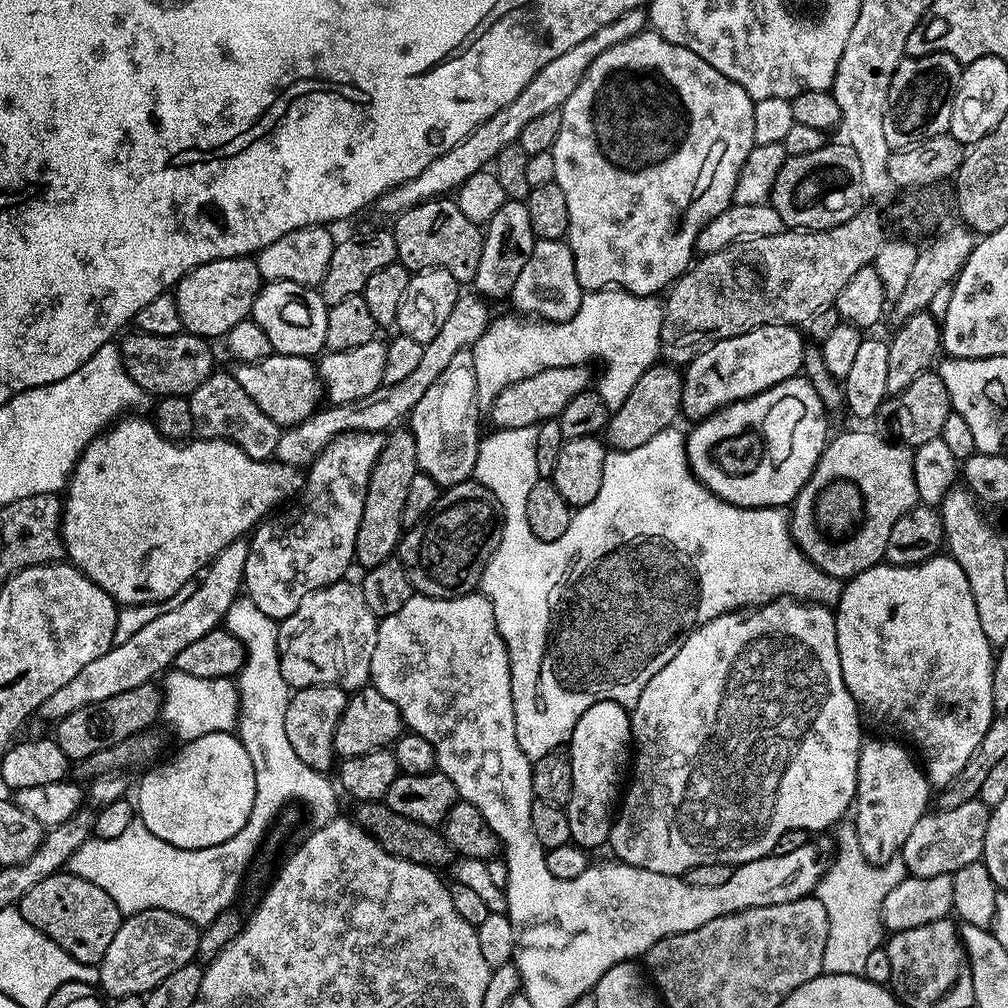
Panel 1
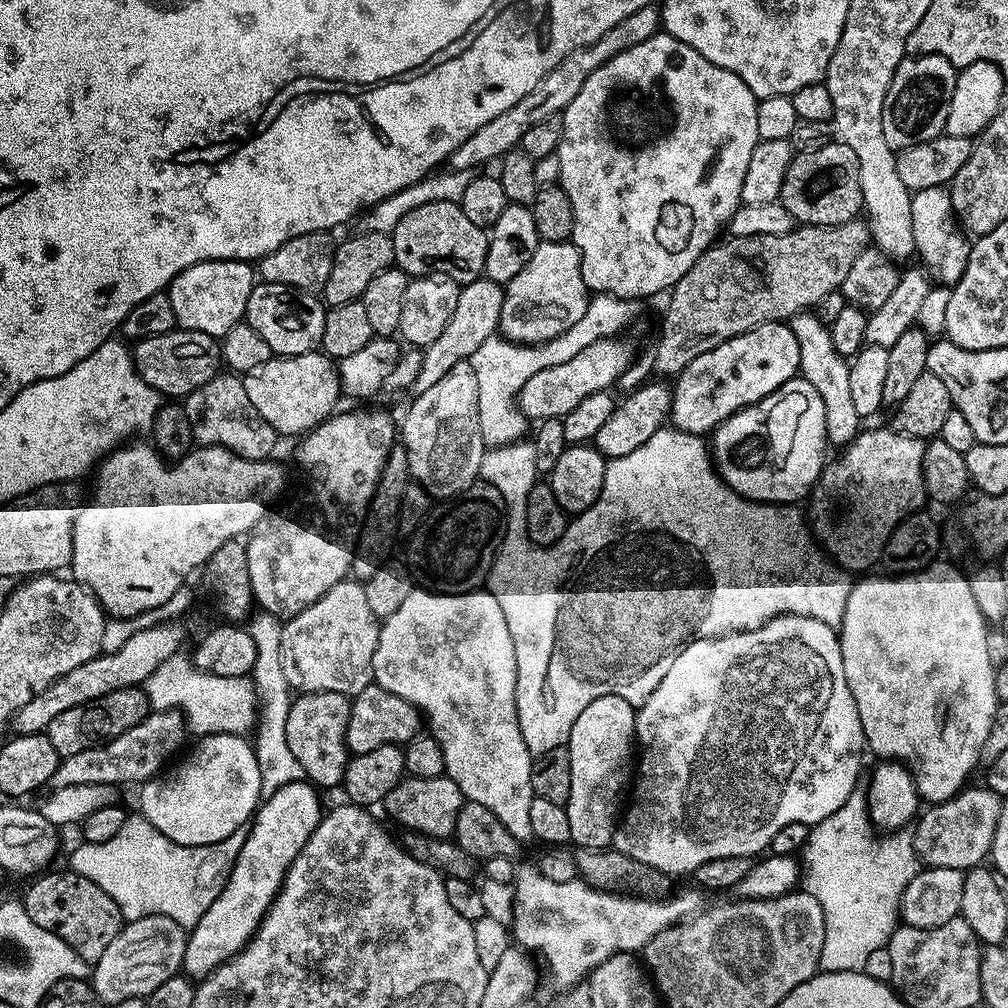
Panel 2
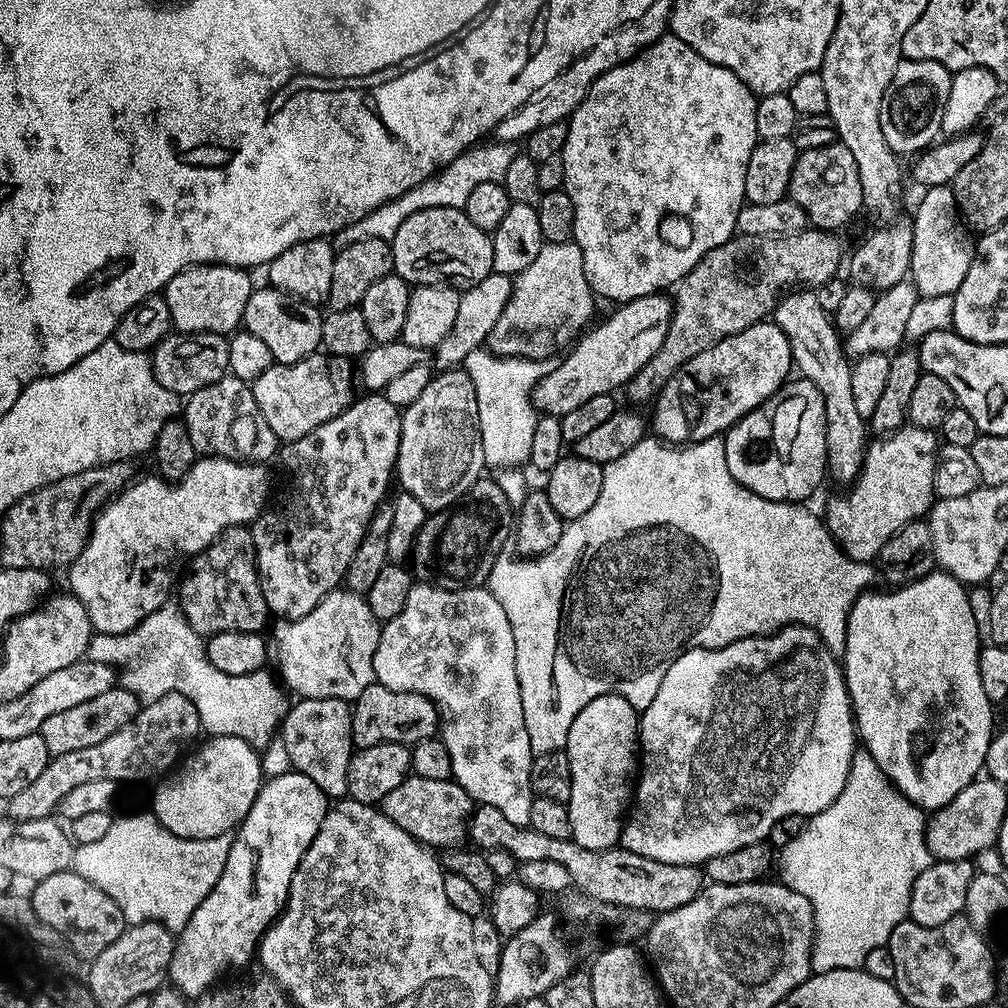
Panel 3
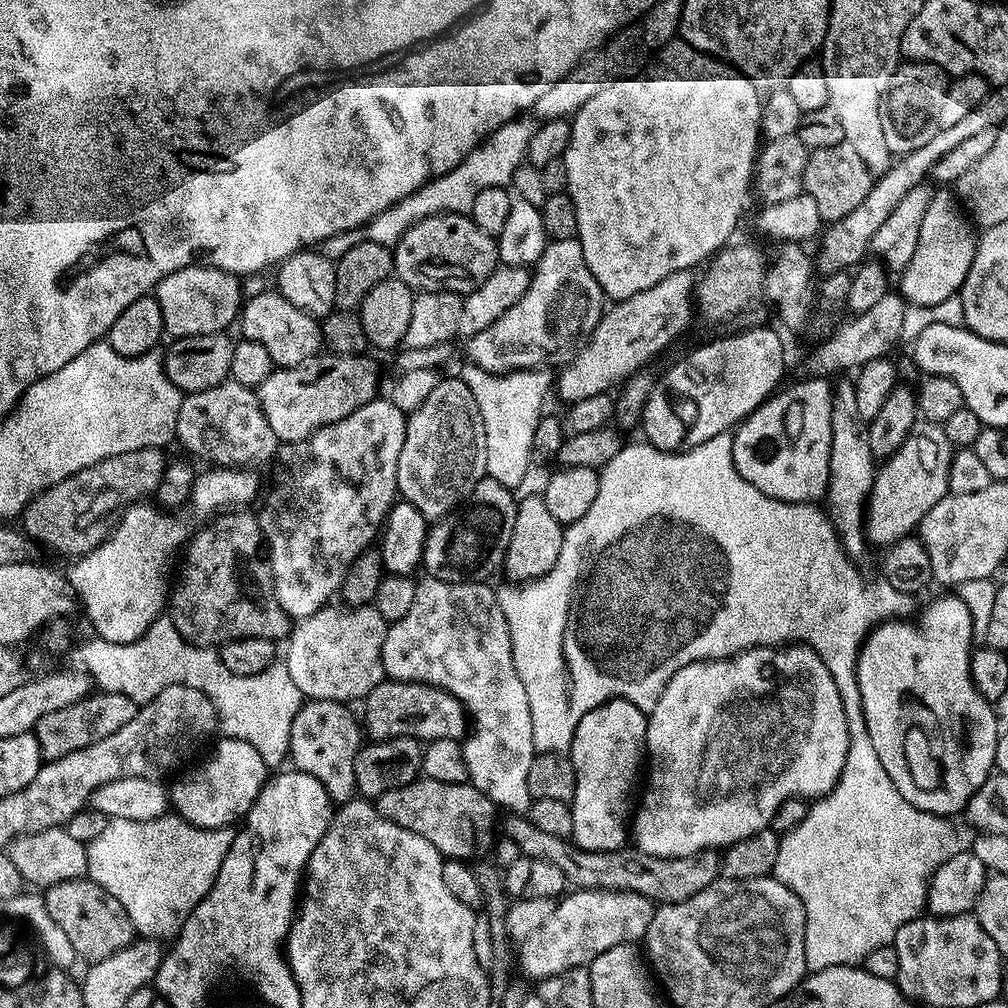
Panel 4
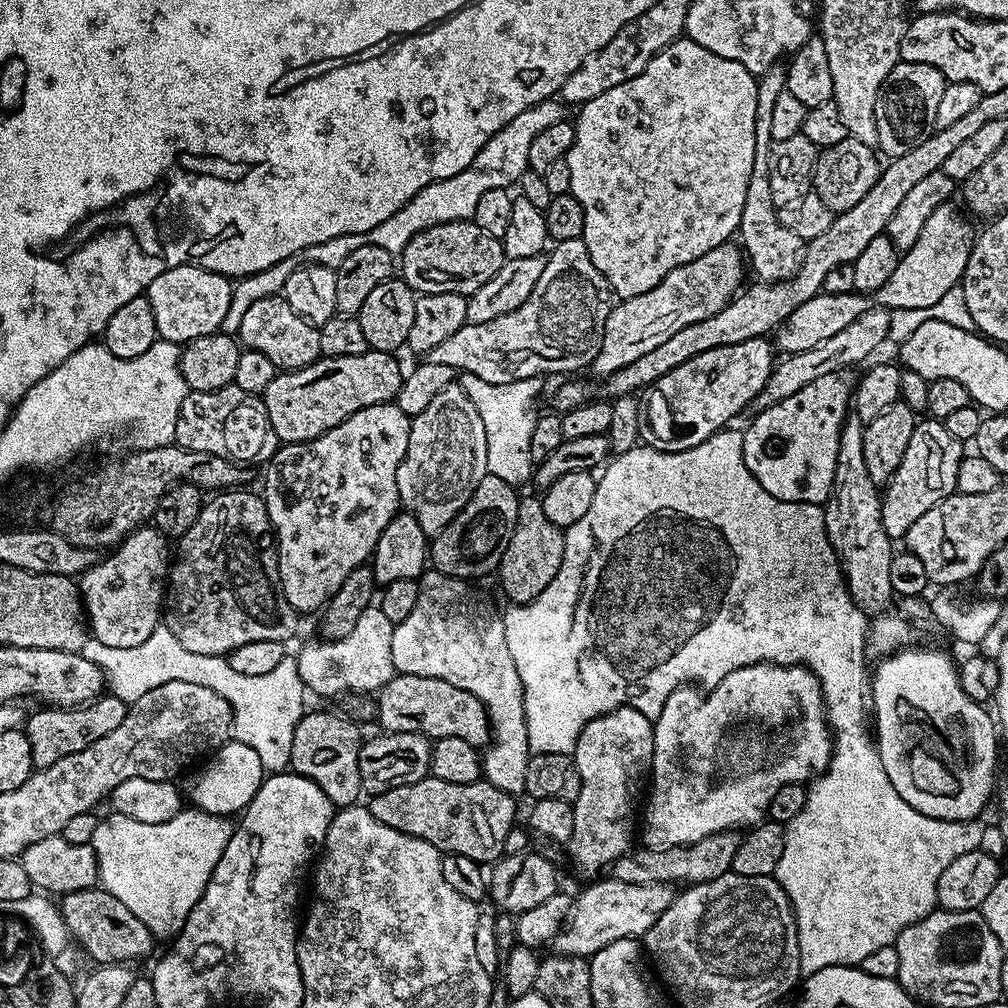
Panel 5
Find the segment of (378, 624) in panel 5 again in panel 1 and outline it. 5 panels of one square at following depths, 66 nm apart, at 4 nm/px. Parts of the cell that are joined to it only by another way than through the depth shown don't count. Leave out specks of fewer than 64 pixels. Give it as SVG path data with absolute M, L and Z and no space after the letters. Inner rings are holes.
M341 582L319 588L311 592L286 619L279 621L280 633L276 639L280 655L282 678L286 678L289 689L305 688L311 684L333 684L351 694L357 688L369 683L372 671L370 662L374 658L378 617L366 606L366 598L362 598L362 590L355 583Z

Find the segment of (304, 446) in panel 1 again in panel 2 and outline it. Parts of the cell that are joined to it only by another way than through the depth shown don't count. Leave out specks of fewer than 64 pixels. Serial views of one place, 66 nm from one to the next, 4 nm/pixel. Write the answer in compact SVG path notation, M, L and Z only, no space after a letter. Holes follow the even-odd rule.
M481 278L463 285L458 294L458 306L454 306L454 315L450 322L446 322L442 334L438 334L438 338L434 338L434 342L423 349L422 370L418 370L418 378L414 378L411 391L419 394L430 390L430 386L436 385L449 370L454 370L459 360L471 361L478 346L497 335L503 301L504 288L498 282Z

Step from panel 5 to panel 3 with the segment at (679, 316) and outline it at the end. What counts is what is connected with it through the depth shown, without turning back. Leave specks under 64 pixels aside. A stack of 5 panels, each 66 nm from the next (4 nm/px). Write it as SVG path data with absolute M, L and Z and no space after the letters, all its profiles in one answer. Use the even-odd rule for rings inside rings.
M657 294L623 301L617 307L620 309L610 313L597 328L589 327L563 357L565 360L560 360L534 386L531 400L537 413L565 416L581 402L598 398L598 394L612 394L623 389L628 380L654 358L658 346L662 346L662 338L666 338L672 317L672 300L666 297Z

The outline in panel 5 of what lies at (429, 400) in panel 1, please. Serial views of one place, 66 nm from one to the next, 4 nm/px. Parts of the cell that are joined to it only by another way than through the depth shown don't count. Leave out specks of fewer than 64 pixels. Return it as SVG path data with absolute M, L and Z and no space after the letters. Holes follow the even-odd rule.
M459 386L442 390L411 421L408 449L398 466L398 494L403 511L418 518L418 526L431 538L470 502L478 482L489 475L486 431L474 403Z

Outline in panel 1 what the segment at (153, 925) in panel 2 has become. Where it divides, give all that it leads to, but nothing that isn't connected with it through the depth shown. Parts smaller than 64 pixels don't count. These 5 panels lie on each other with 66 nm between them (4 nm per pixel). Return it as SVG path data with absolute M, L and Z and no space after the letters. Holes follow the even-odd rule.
M155 908L127 915L121 921L117 934L114 934L114 942L110 942L110 950L106 950L98 965L99 987L104 987L112 998L144 996L158 986L166 974L197 959L200 933L199 927L174 911Z

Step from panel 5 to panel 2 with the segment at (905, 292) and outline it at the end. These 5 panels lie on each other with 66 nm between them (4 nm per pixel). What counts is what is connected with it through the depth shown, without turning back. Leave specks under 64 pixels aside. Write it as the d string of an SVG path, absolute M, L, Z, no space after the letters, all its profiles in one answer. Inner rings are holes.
M947 187L912 193L912 229L916 243L915 255L924 259L922 264L929 277L944 286L956 284L966 270L970 240L956 219L952 194Z

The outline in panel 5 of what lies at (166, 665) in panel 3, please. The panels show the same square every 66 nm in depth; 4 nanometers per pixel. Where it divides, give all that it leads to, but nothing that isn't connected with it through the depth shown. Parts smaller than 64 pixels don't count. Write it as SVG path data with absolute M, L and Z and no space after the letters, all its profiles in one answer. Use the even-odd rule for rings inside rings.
M179 640L176 642L176 648L180 648L180 656L184 656L184 660L180 660L176 668L168 668L168 681L160 680L160 686L168 682L182 681L205 686L206 689L221 694L232 706L233 739L257 751L265 773L285 771L290 766L294 730L306 711L306 689L301 682L295 655L286 654L278 667L267 674L247 677L230 666L225 656L191 653Z

